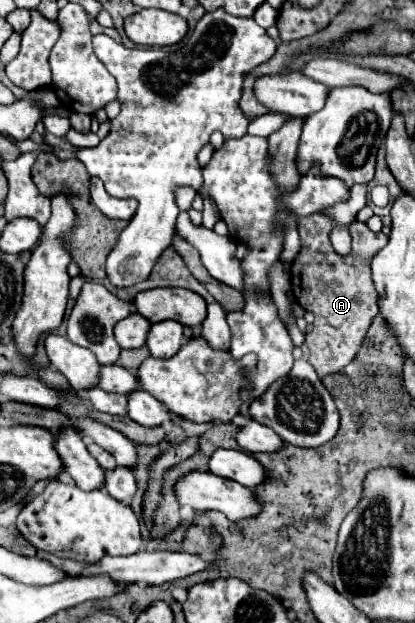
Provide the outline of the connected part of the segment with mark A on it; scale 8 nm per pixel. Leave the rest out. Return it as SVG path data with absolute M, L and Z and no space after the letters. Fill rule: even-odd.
M322 213L298 219L300 253L290 269L292 293L298 305L314 313L312 329L306 333L306 345L310 349L308 361L316 369L320 379L330 373L338 373L356 357L366 331L370 329L372 319L378 313L370 263L376 251L380 251L388 243L388 237L382 231L374 233L366 223L356 221L350 225L352 251L348 255L338 255L332 249L328 237L330 229L332 219Z

